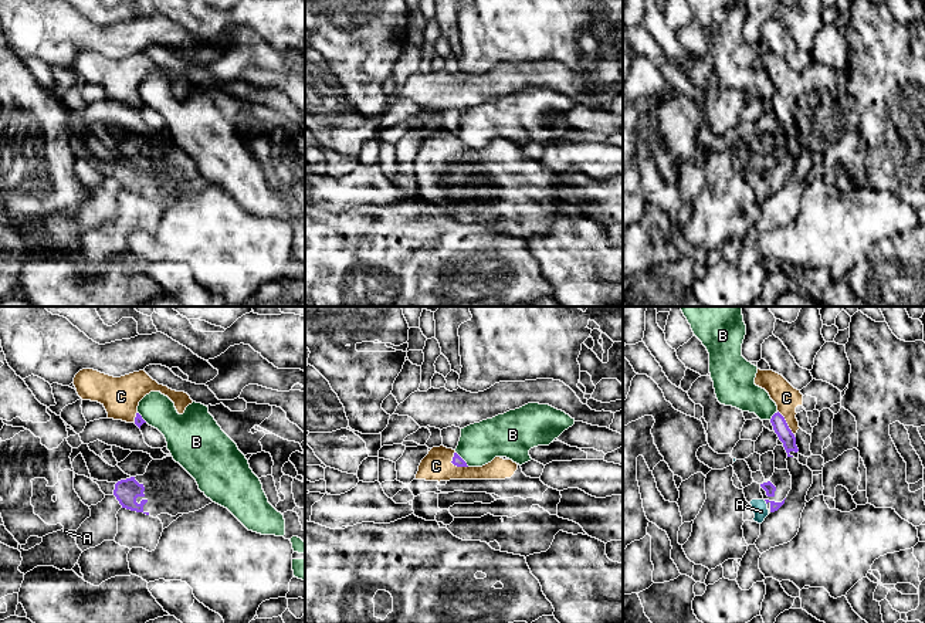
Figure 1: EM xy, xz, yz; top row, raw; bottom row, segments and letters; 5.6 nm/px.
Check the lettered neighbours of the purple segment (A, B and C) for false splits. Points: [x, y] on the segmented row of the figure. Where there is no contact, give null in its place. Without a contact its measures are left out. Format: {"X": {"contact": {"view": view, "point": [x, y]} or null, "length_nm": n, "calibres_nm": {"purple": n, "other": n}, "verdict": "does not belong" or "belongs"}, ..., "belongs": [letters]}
{"A": {"contact": {"view": "yz", "point": [766, 503]}, "length_nm": 40, "calibres_nm": {"purple": 50, "other": 90}, "verdict": "does not belong"}, "B": {"contact": {"view": "xz", "point": [461, 459]}, "length_nm": 120, "calibres_nm": {"purple": 60, "other": 240}, "verdict": "does not belong"}, "C": {"contact": {"view": "xz", "point": [454, 464]}, "length_nm": 120, "calibres_nm": {"purple": 60, "other": 170}, "verdict": "does not belong"}, "belongs": []}

